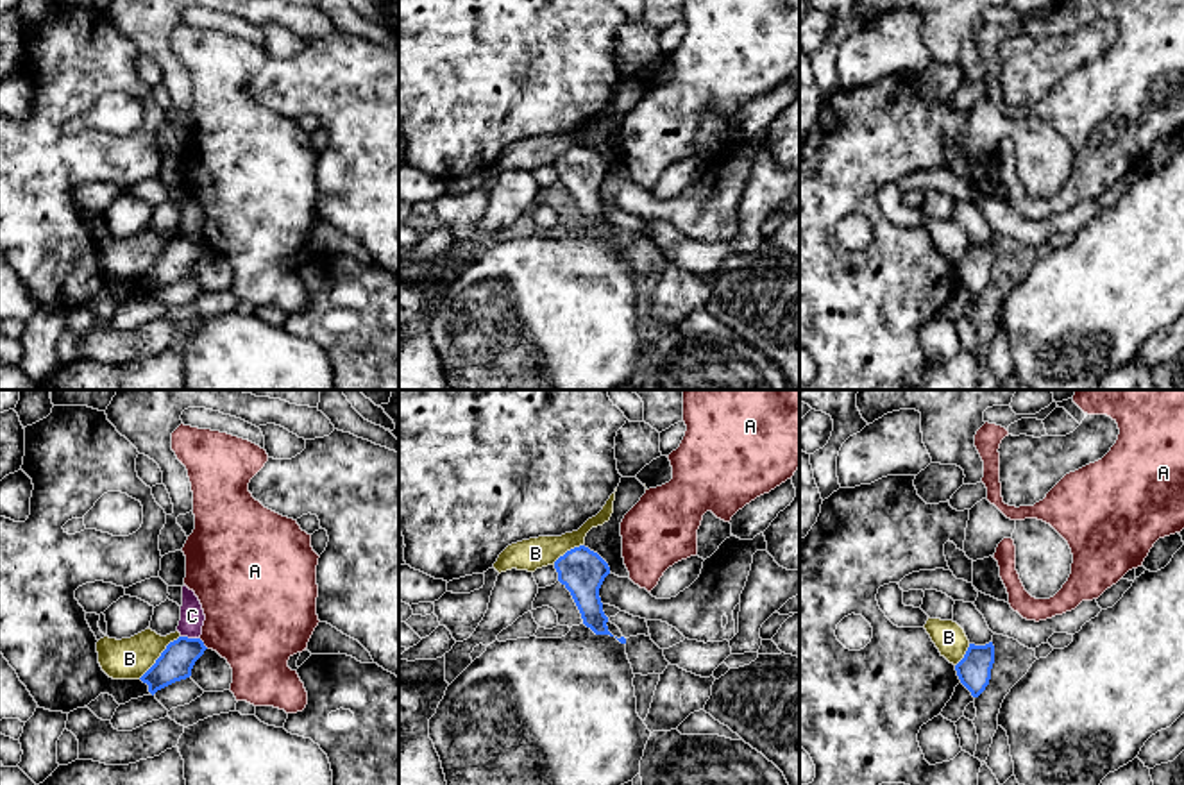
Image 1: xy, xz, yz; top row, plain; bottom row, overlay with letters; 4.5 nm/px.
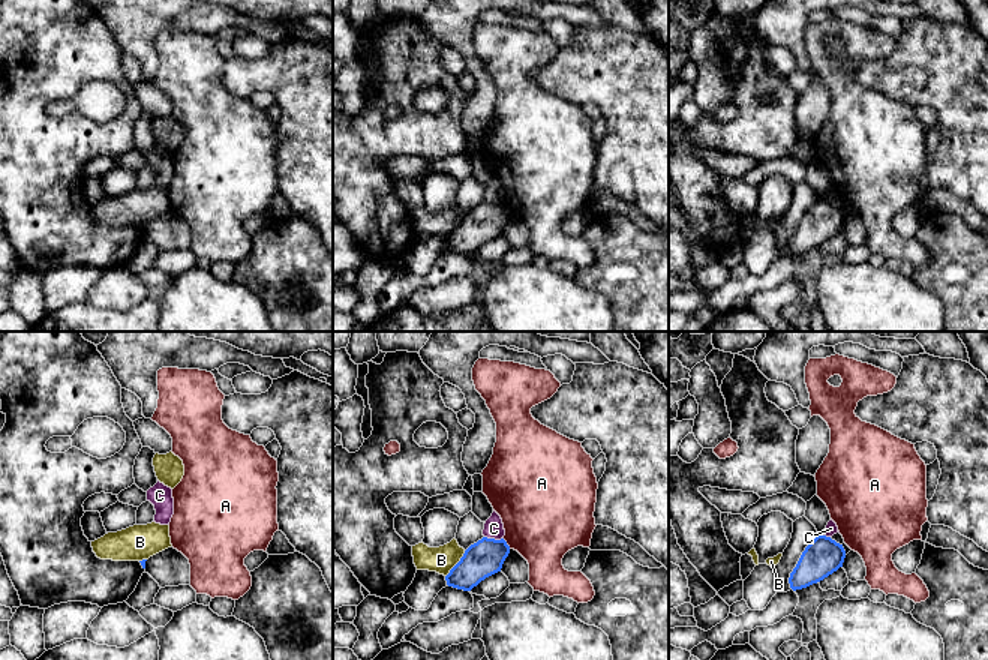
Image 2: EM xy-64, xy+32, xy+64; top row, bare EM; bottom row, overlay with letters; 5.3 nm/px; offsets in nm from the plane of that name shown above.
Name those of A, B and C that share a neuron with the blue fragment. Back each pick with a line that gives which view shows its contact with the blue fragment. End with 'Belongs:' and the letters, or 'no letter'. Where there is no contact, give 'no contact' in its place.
Belongs: no letter

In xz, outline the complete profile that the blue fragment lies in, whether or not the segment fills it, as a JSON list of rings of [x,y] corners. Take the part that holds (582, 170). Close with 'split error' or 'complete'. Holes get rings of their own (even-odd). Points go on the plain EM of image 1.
[[[585,145],[567,150],[554,161],[558,181],[571,191],[583,224],[596,234],[610,234],[599,188],[610,173],[608,163]]]; complete

